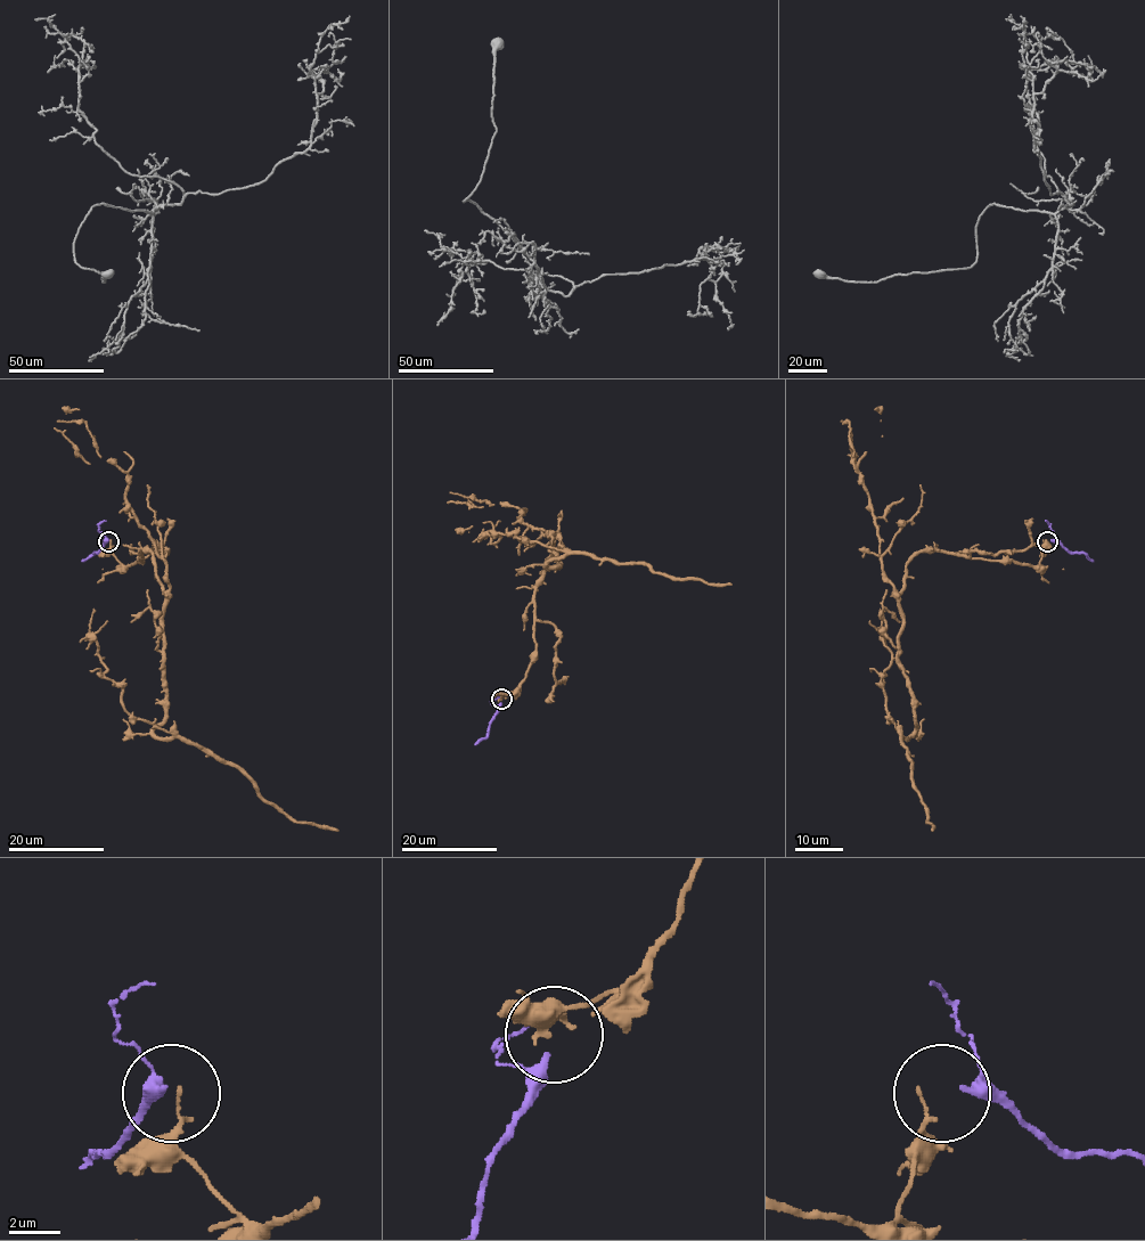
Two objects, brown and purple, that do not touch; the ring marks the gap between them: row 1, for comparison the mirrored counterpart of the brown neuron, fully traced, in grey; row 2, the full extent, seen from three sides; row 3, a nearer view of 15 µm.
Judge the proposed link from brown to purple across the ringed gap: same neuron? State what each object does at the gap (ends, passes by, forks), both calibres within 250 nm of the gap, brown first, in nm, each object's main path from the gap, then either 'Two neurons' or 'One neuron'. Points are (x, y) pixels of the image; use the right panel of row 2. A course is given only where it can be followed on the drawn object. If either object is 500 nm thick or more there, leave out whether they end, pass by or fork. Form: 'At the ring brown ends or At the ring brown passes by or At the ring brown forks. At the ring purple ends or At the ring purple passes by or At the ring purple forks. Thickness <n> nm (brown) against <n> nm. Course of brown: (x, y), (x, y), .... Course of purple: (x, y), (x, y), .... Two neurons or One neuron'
At the ring brown ends. At the ring purple ends. Thickness 200 nm (brown) against 320 nm. Course of brown: (1044, 540), (1036, 565), (925, 550), (906, 566), (898, 664), (912, 694), (915, 724), (902, 743), (933, 830). Course of purple: (1051, 540), (1093, 561). Two neurons

